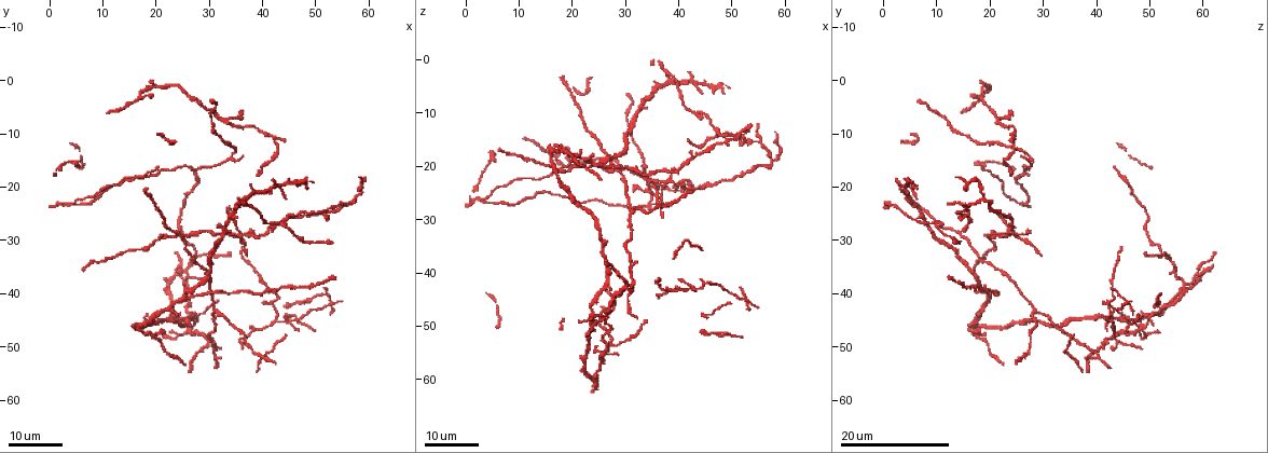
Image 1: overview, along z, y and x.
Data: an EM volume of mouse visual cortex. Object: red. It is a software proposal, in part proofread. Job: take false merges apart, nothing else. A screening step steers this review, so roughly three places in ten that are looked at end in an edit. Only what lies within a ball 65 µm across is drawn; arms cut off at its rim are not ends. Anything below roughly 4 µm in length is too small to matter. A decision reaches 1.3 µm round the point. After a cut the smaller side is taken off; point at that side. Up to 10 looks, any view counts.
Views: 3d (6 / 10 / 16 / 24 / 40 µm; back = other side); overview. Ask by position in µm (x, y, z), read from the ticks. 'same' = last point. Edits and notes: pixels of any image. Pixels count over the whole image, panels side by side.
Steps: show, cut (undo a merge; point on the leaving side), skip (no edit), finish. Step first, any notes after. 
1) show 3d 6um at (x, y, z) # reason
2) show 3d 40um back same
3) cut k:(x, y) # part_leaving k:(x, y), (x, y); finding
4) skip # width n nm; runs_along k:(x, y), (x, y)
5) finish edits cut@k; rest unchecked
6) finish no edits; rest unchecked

show 3d 16um at (35.0, 28.5, 23.0) # three-way junction

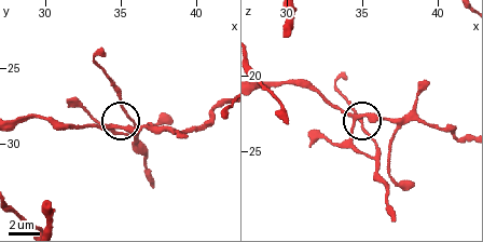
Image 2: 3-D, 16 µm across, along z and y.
show 3d 10um at (34.6, 28.8, 23.0)

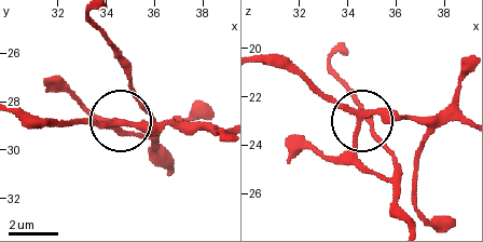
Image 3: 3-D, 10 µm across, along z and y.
skip # runs_along 3:(459, 121), (367, 118), (355, 140), (364, 169); all the same neuron

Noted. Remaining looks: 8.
show 3d 24um at (42.5, 45.5, 43.0) # branch point

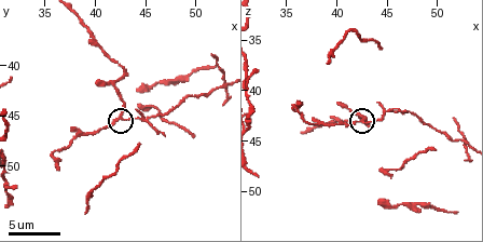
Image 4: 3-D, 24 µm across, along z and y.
show 3d 10um at (42.4, 45.2, 43.0)

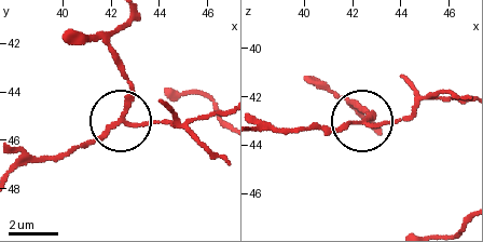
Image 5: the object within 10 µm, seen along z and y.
skip # one neuron here

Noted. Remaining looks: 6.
show 3d 24um at (29.5, 50.0, 41.0) # arms part here

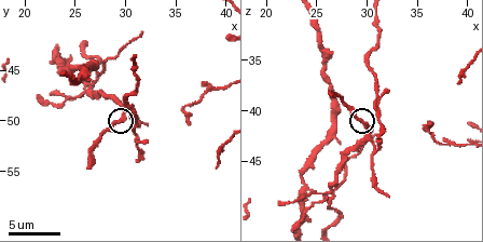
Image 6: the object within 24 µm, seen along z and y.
show 3d 6um at (29.8, 50.0, 41.0)

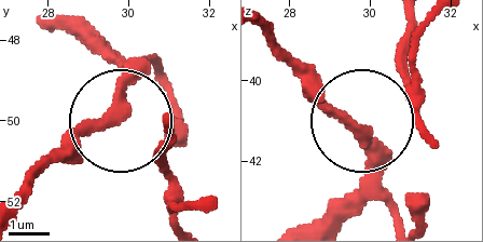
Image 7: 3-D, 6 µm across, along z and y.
skip # runs_along 7:(316, 223), (364, 171), (368, 139), (268, 40); one neuron here

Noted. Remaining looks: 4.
show 3d 24um at (26.5, 46.0, 48.5) # thin arm on a thick one

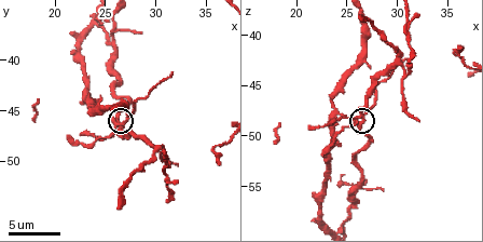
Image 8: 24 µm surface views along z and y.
show 3d 6um same # closer look

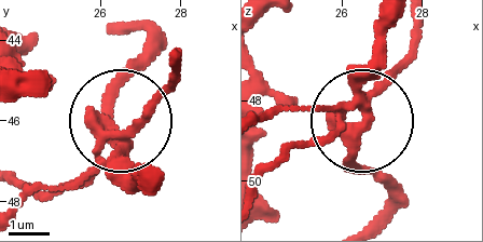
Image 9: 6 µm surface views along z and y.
cut 9:(143, 111) # side_arm 10 um; arms 5; two neurons meet here

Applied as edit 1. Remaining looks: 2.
finish edits cut@9; rest unchecked

